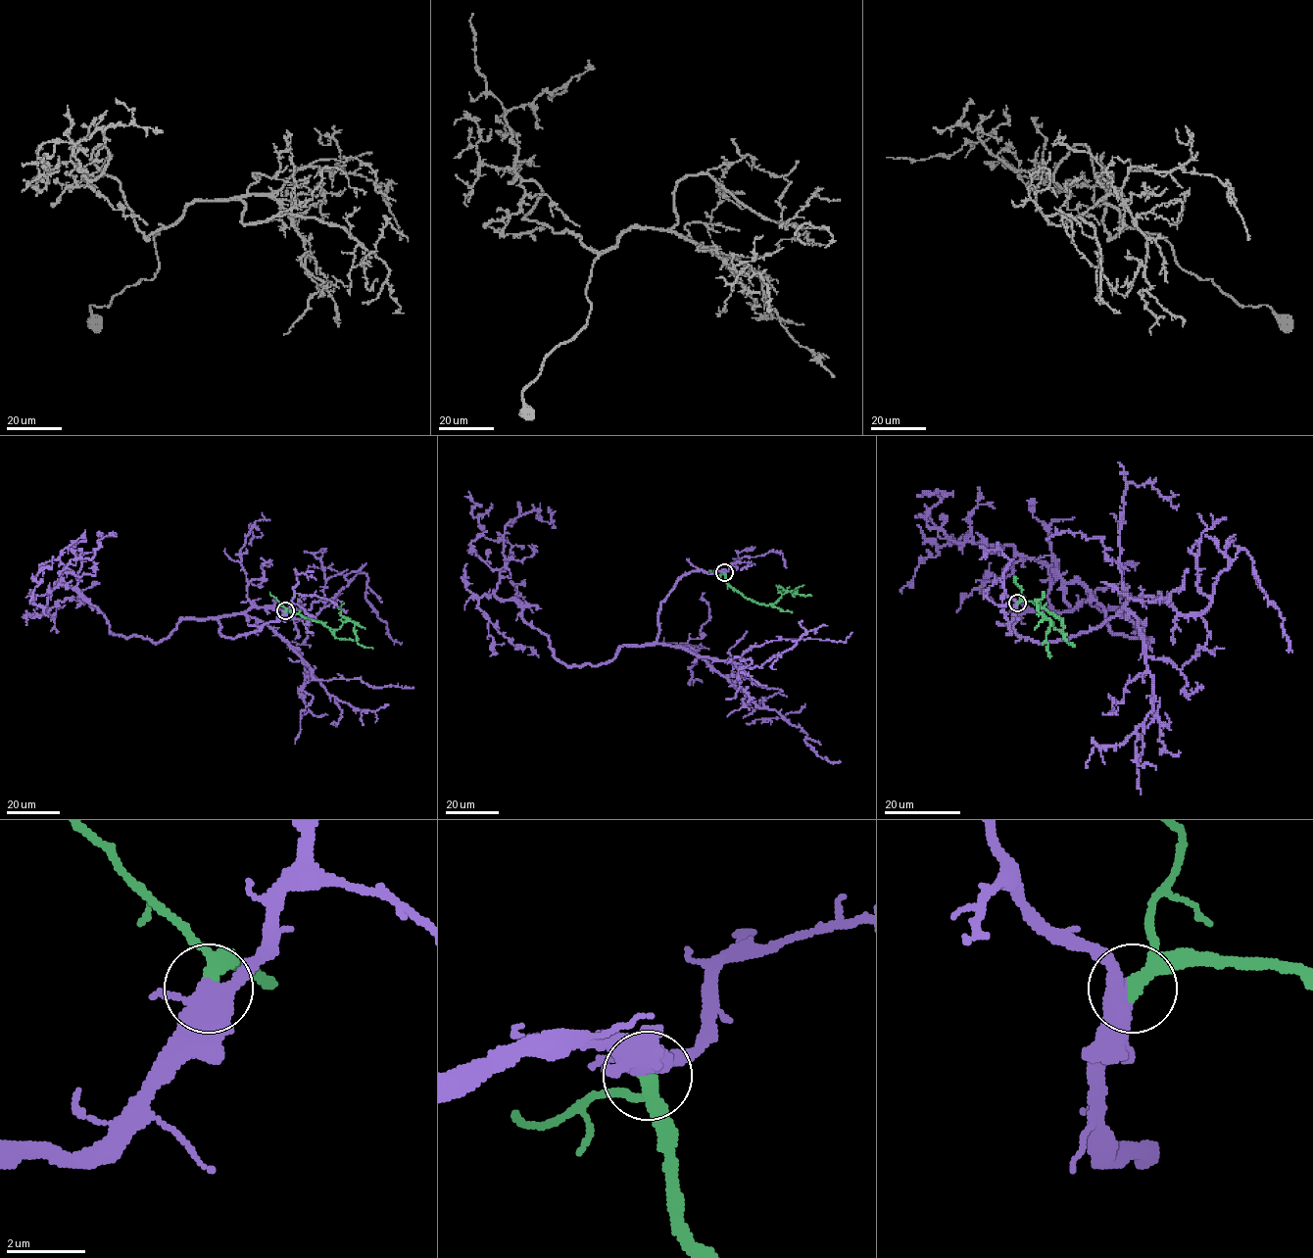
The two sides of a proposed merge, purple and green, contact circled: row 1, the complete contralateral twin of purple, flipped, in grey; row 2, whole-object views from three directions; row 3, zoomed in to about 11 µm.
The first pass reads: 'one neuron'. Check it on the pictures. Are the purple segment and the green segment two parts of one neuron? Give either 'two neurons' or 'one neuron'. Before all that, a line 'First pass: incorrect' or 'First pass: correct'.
First pass: correct
one neuron

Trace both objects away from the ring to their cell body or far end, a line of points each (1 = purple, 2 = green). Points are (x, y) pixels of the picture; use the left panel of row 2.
1: (285, 610), (235, 638), (214, 618), (181, 618), (157, 642), (115, 634), (56, 584), (109, 533)
2: (285, 610), (289, 609), (336, 629), (351, 620), (354, 622), (357, 642), (373, 649)

